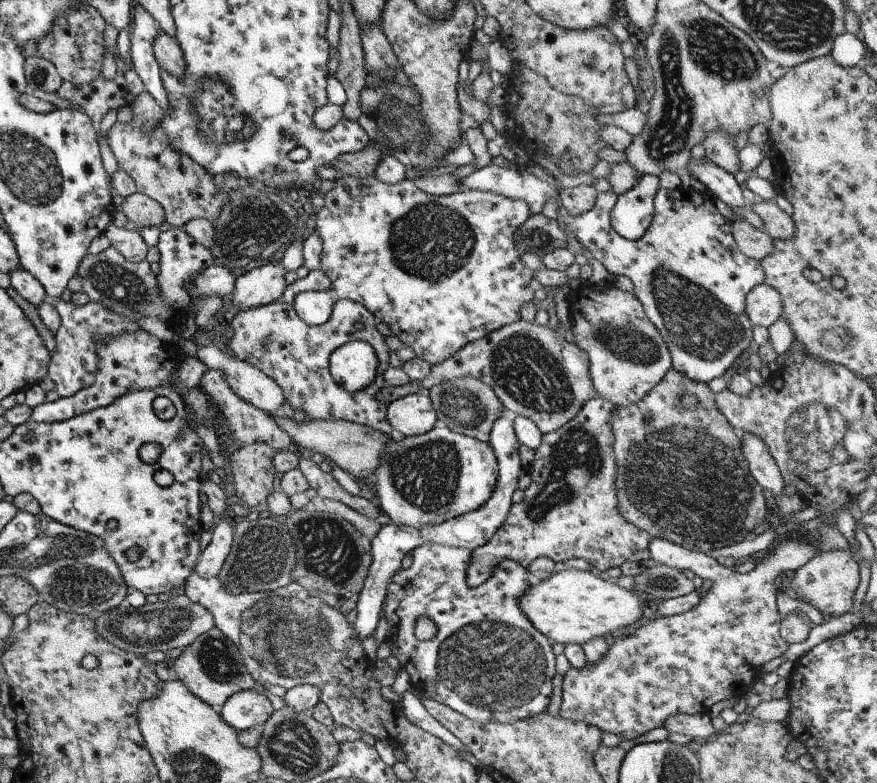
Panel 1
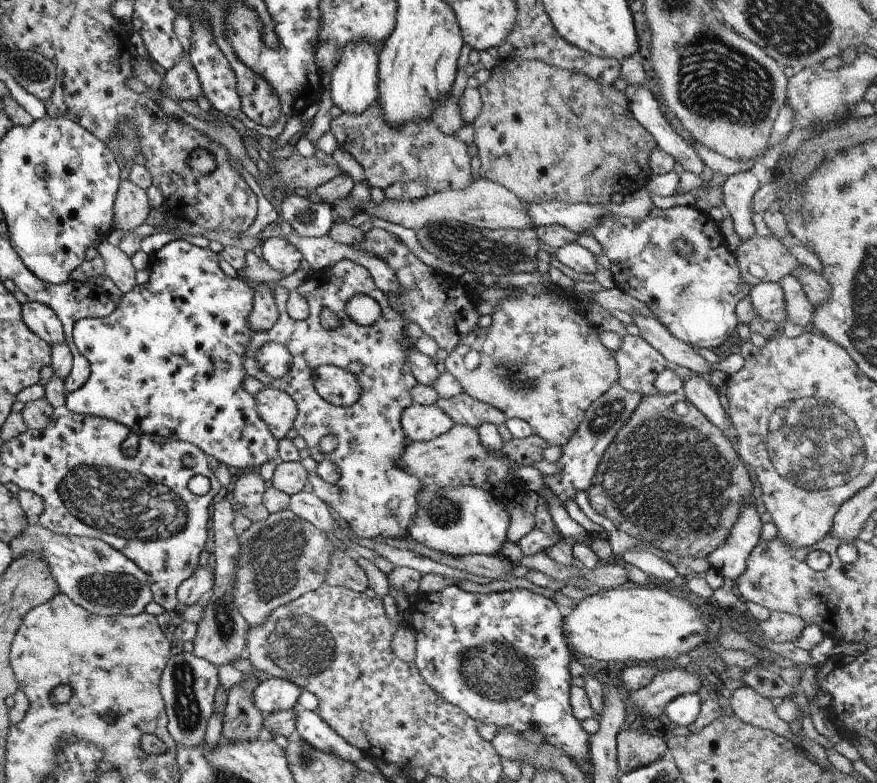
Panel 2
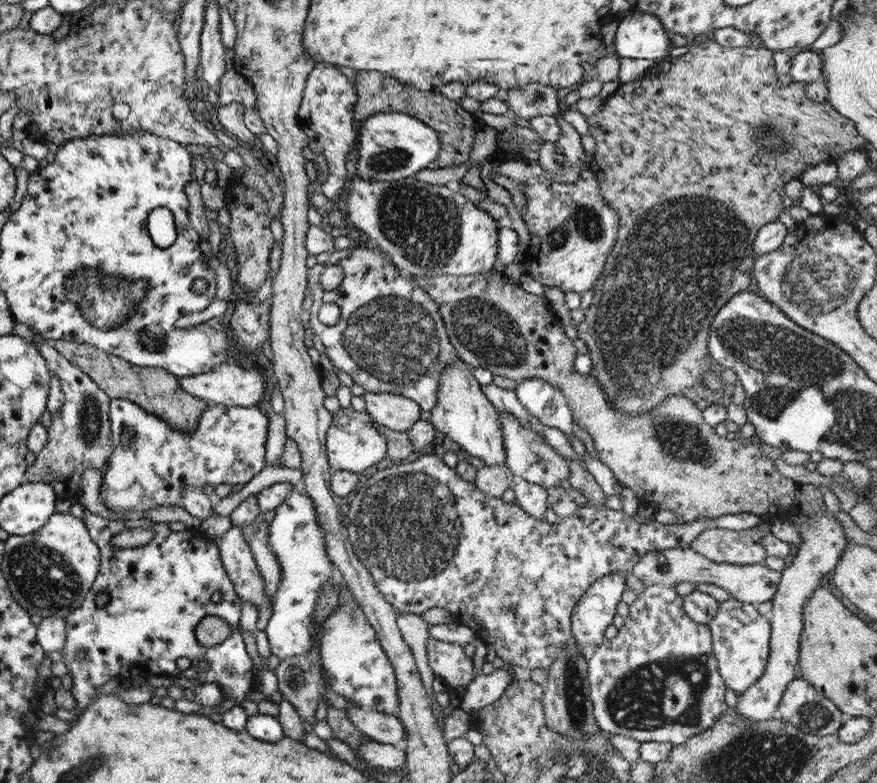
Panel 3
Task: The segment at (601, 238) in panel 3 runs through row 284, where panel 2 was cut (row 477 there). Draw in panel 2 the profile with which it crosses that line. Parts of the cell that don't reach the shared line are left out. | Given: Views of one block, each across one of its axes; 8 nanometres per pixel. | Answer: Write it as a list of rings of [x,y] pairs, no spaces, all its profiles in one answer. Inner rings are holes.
[[[613,383],[591,406],[584,412],[583,420],[562,446],[562,455],[557,461],[562,468],[557,474],[542,476],[544,485],[562,502],[572,499],[579,490],[590,487],[599,459],[606,446],[615,438],[617,431],[627,422],[639,401],[643,398],[639,393],[625,390],[619,383]]]

